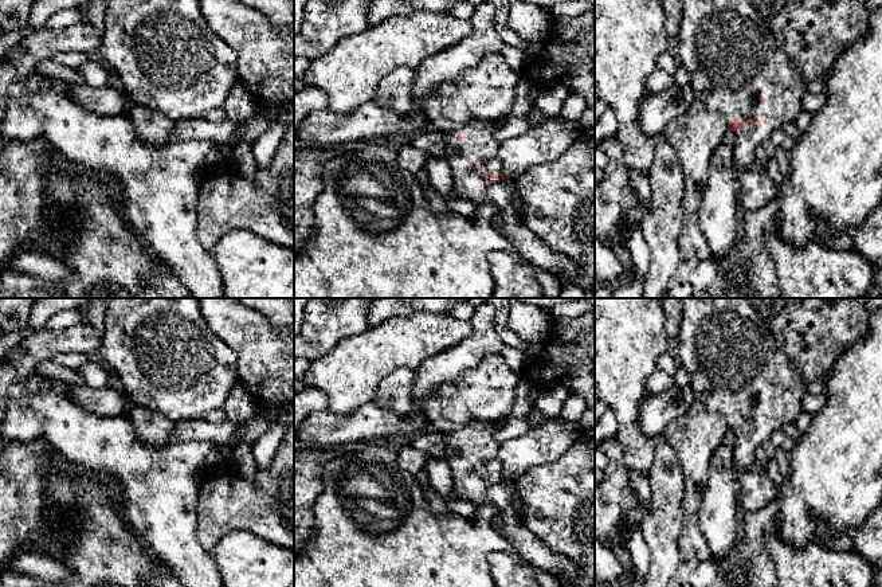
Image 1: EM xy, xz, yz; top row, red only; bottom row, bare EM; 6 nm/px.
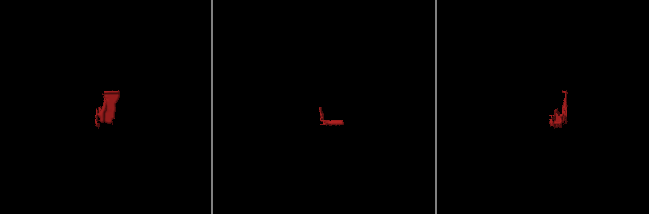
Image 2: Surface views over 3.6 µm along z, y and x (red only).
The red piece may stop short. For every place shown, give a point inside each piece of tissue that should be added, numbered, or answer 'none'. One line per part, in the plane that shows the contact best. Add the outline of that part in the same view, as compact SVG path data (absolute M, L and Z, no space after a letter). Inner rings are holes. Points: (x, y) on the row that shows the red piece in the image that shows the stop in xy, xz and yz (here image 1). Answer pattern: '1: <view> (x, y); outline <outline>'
1: yz (733, 61); outline M682 0L682 7L677 60L686 69L689 83L710 111L718 113L726 122L734 116L761 121L744 124L733 132L737 173L754 168L756 148L776 129L795 121L803 110L807 82L748 0Z

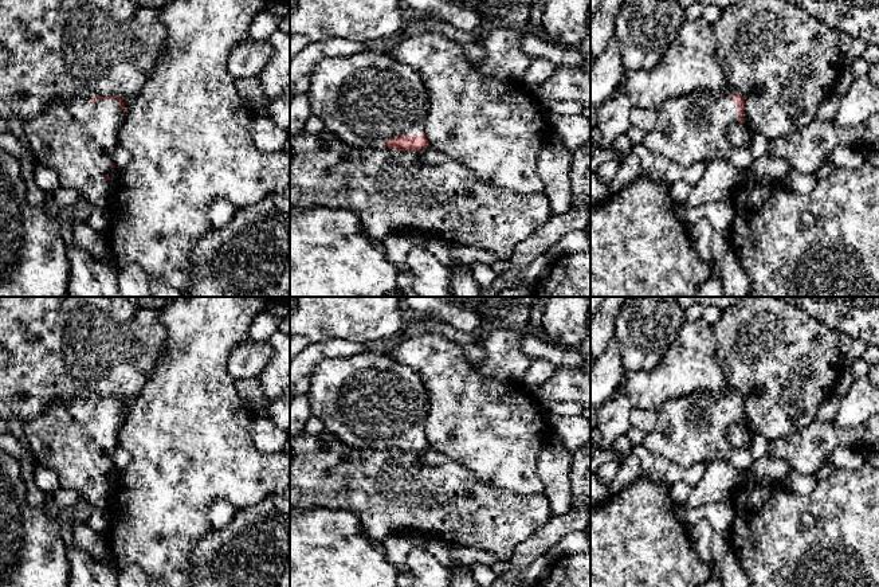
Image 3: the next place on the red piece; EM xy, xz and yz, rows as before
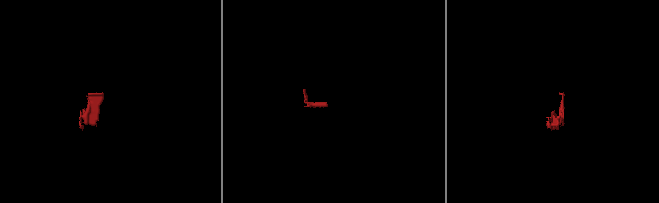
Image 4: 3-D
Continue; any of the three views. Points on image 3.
1: xz (364, 100); outline M386 51L321 60L307 97L325 130L353 148L385 149L389 138L425 136L429 98L423 78Z

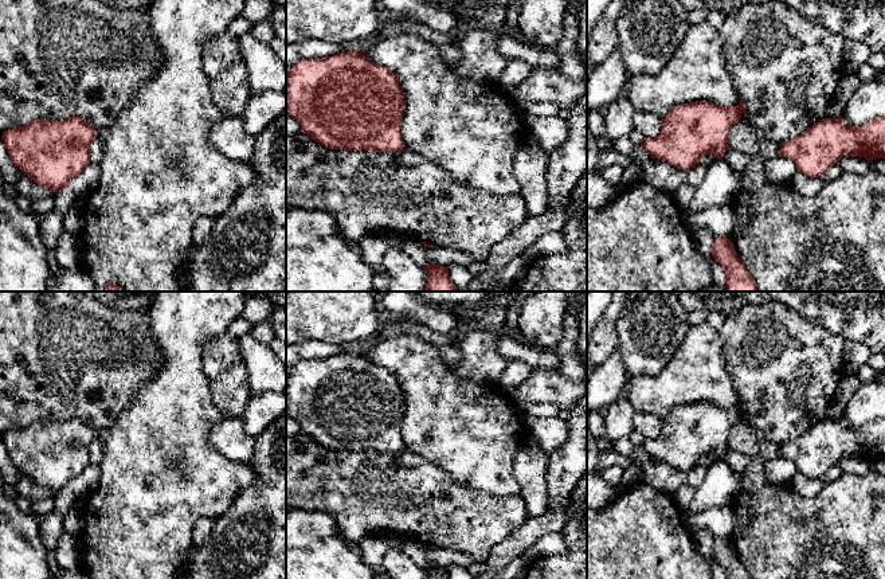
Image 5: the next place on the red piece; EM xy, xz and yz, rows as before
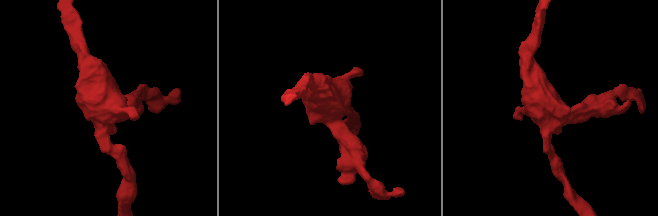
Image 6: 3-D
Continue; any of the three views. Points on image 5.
none

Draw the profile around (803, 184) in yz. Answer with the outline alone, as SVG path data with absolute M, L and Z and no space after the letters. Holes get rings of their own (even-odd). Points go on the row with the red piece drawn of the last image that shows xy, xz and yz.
M798 172L791 180L794 189L806 197L811 197L817 192L819 192L822 187L825 185L825 183L826 180L823 180L822 176L808 177L800 172Z

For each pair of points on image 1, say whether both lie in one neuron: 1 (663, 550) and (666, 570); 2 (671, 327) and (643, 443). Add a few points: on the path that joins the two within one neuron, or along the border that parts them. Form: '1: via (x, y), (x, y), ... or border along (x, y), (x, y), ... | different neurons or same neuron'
1: via (665, 555), (665, 564) | same neuron
2: border along (662, 312), (665, 332), (670, 337) | different neurons

